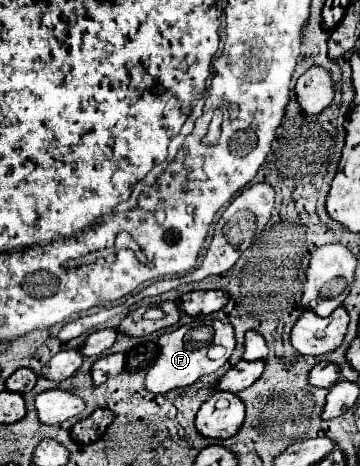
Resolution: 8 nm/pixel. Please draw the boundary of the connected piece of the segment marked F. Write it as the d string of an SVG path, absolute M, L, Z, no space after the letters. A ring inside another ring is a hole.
M195 318L191 324L183 324L179 328L175 328L173 332L165 332L159 336L159 354L155 364L149 368L147 372L147 380L145 380L145 388L149 392L169 392L171 388L181 388L181 386L189 386L195 380L199 380L205 374L213 374L217 372L233 354L235 350L235 332L233 332L233 324L217 320L217 318ZM211 344L219 344L225 348L225 356L221 360L211 360L209 358L209 346Z

